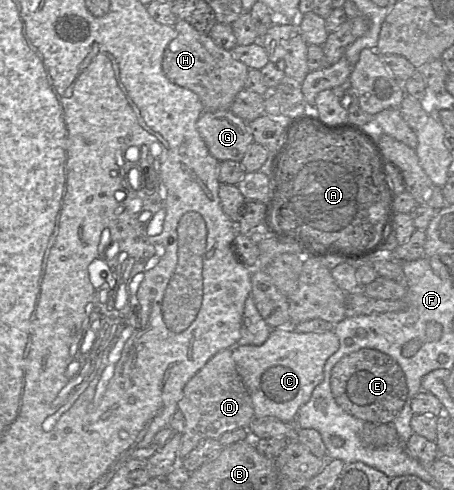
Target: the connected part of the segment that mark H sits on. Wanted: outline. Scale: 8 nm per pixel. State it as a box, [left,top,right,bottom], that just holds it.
[163,20,249,111]

